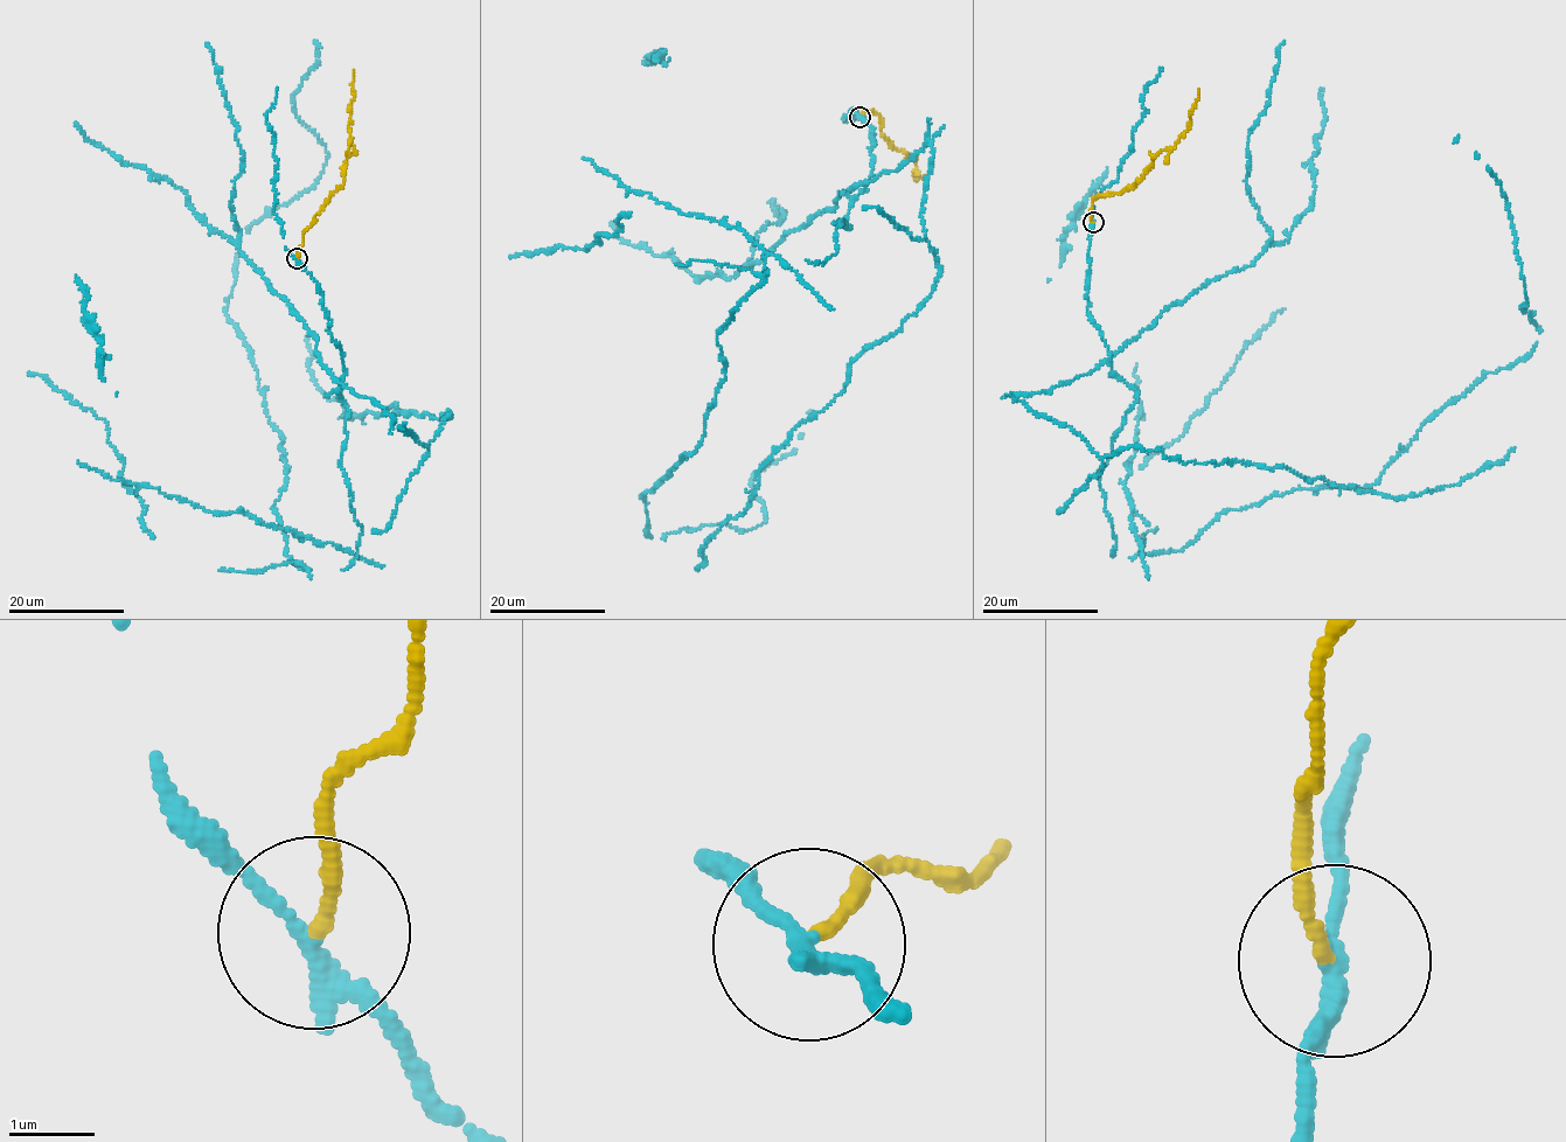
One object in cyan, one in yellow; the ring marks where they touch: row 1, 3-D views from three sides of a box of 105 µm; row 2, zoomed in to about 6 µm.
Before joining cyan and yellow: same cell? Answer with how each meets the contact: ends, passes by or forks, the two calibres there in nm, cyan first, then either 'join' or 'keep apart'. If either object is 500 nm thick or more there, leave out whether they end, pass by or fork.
cyan passes by; yellow ends there; 200 nm thick on the cyan side, 140 nm on the other; keep apart

